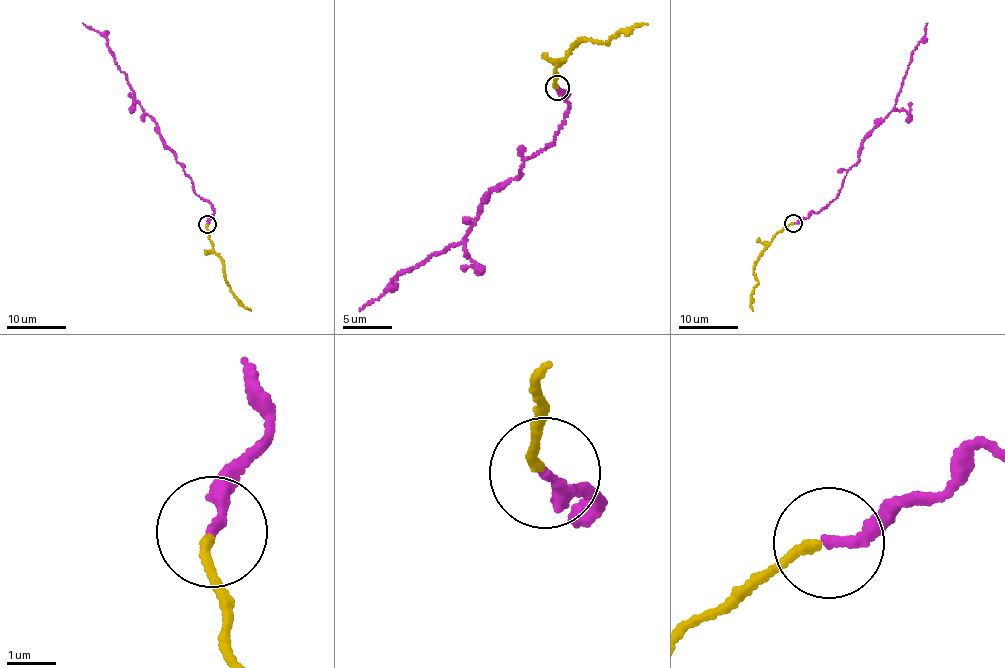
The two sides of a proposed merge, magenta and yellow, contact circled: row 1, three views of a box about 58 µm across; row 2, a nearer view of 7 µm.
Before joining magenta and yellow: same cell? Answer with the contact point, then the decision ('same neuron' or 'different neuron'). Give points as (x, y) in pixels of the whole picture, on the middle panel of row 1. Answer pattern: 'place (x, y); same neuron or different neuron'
place (557, 88); same neuron

